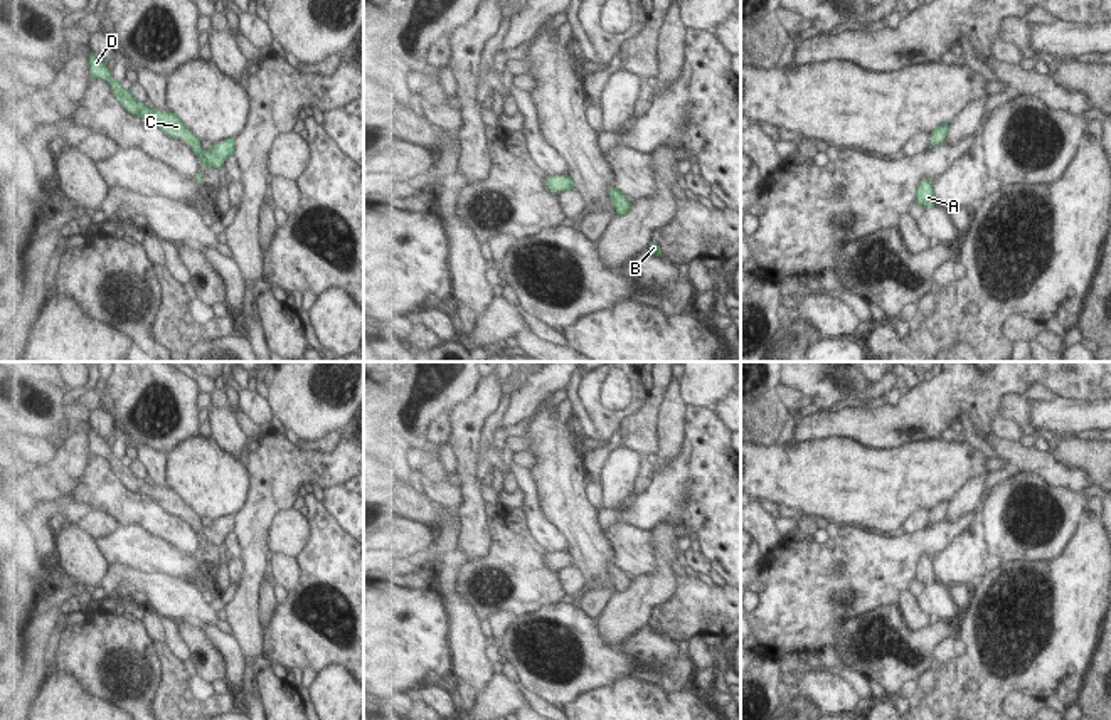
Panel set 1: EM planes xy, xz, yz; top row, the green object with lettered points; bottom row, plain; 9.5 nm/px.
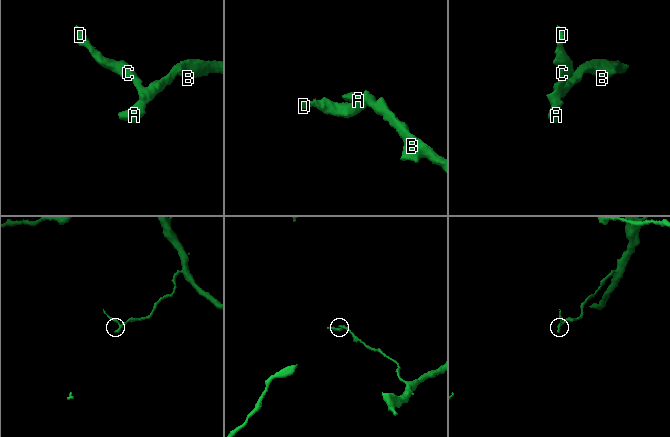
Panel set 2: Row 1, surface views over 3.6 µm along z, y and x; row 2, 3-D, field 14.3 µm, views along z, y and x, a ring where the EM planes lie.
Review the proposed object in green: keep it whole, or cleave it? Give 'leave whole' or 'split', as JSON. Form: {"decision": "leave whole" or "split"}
{"decision": "leave whole"}

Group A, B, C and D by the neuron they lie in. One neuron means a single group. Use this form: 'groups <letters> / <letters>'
groups A B C D

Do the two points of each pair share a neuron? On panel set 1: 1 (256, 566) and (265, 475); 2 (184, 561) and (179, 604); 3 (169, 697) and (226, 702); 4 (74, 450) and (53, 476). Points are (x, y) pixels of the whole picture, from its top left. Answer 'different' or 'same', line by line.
1: same
2: different
3: same
4: same

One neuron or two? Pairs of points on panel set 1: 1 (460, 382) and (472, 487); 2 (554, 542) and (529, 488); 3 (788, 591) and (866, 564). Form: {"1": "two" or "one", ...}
{"1": "two", "2": "one", "3": "one"}

